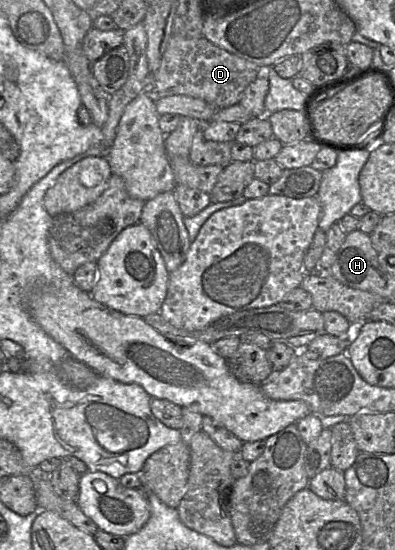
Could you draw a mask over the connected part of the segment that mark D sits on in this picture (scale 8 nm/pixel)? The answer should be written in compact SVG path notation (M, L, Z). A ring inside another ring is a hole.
M172 34L160 67L147 77L142 93L155 102L167 96L187 95L225 108L238 104L246 87L265 69L214 45L204 37L186 38Z

